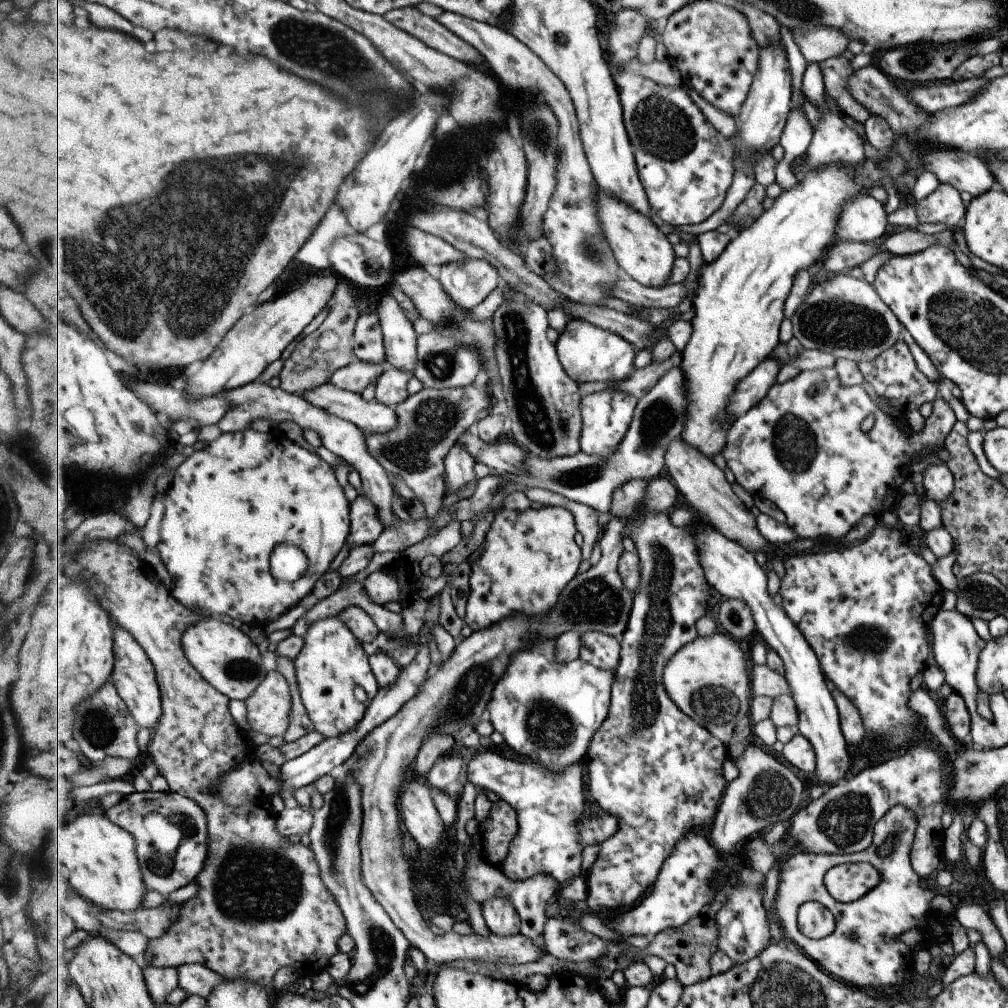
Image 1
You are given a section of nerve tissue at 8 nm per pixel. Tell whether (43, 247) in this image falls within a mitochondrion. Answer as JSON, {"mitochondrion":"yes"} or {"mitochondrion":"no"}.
{"mitochondrion":"yes"}

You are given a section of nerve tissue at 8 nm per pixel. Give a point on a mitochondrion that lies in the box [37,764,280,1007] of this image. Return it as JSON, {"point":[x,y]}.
{"point":[161,868]}

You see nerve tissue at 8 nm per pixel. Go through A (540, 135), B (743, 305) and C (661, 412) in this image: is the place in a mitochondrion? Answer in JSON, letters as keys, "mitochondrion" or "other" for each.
{"A":"mitochondrion","B":"other","C":"mitochondrion"}

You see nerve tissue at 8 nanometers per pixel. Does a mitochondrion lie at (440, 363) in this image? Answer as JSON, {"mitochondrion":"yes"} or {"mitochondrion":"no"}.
{"mitochondrion":"yes"}

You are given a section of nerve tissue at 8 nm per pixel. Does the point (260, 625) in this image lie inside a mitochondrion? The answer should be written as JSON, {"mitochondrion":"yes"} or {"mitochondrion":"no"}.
{"mitochondrion":"no"}

